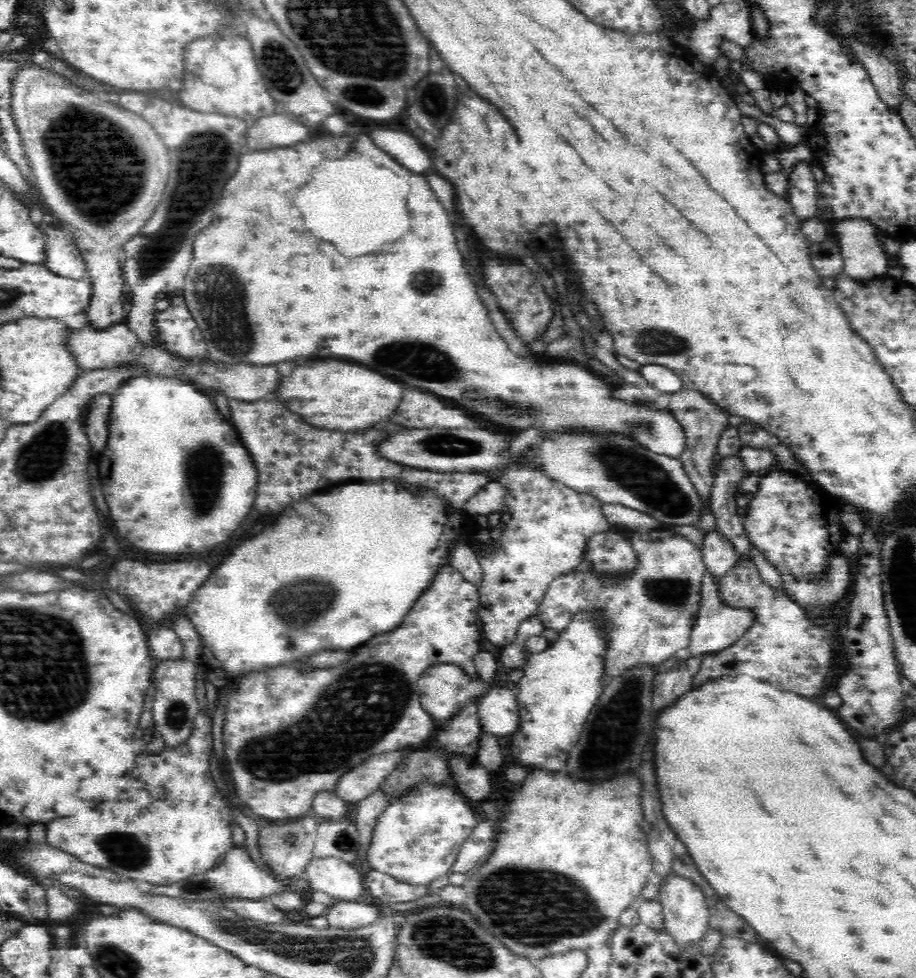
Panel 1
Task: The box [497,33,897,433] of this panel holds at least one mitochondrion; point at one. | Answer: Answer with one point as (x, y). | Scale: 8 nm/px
(647, 340)

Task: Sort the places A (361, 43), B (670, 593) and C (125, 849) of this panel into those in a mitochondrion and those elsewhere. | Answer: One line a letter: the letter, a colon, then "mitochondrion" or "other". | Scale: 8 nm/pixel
A: mitochondrion
B: mitochondrion
C: mitochondrion

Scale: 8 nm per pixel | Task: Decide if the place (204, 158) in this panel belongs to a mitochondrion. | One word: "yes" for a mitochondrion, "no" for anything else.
yes

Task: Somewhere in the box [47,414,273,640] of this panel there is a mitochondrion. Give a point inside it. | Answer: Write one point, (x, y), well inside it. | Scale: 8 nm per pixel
(205, 469)

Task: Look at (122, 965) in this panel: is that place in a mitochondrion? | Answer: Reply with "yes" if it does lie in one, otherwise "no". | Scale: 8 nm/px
yes

